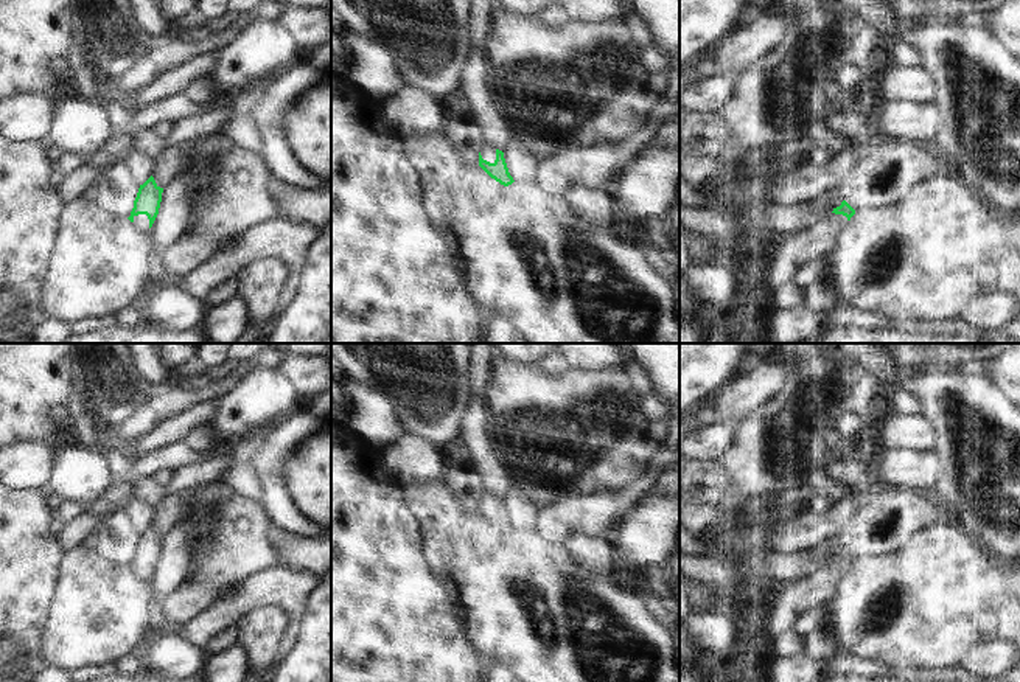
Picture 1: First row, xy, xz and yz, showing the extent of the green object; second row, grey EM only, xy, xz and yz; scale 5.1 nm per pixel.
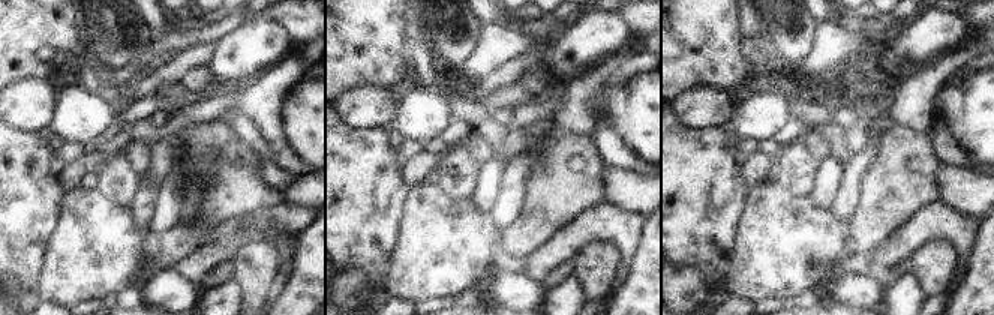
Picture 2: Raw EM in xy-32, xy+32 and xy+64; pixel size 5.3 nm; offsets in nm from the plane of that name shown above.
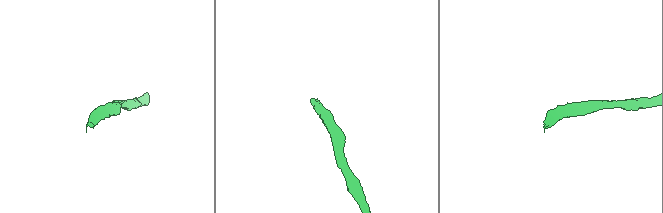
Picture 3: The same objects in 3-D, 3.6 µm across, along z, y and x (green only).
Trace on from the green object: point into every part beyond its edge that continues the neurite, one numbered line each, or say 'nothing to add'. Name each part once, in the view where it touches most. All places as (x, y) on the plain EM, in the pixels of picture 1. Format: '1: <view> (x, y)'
1: xy (142, 570)

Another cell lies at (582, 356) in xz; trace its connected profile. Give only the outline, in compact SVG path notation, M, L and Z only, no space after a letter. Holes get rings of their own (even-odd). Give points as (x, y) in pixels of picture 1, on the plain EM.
M557 343L555 350L571 370L611 370L628 367L622 343Z

